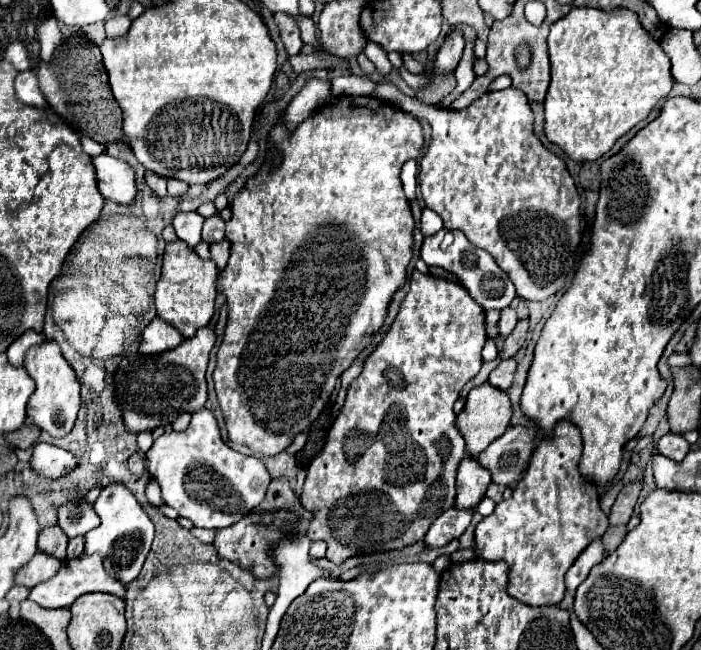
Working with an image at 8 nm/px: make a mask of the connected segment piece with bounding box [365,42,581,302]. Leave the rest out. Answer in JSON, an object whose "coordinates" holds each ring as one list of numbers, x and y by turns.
{"coordinates":[[367,42,365,56,377,66,377,72,381,76,377,82,377,90,373,90,371,96,385,102,399,102,401,110,407,110,413,116,423,116,433,128,431,142,419,162,419,186,425,206,441,216,447,230,457,228,469,238,469,242,487,250,501,266,501,270,509,274,511,282,517,288,517,296,525,298,527,302,541,302,557,294,559,288,565,284,565,278,573,272,579,256,581,198,573,178,567,172,565,162,549,152,535,136,533,112,527,96,517,88,507,88,499,92,487,92,465,110,441,110,437,106,427,106,421,104,417,98,401,94,397,86,389,82,387,74,393,66,381,46]]}

